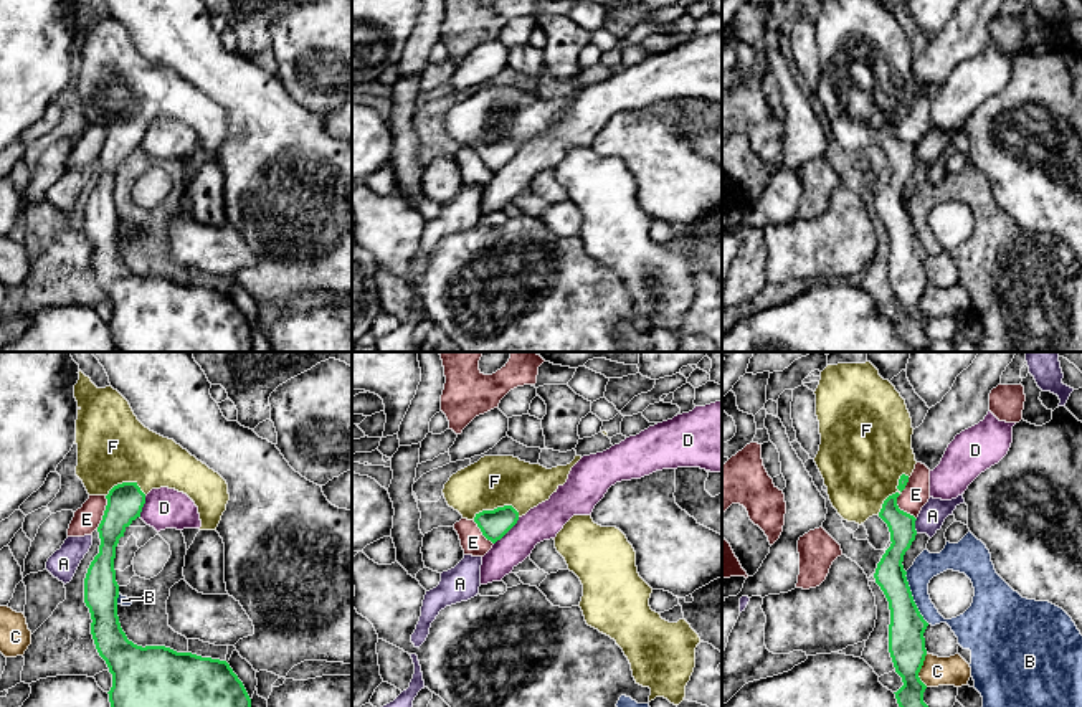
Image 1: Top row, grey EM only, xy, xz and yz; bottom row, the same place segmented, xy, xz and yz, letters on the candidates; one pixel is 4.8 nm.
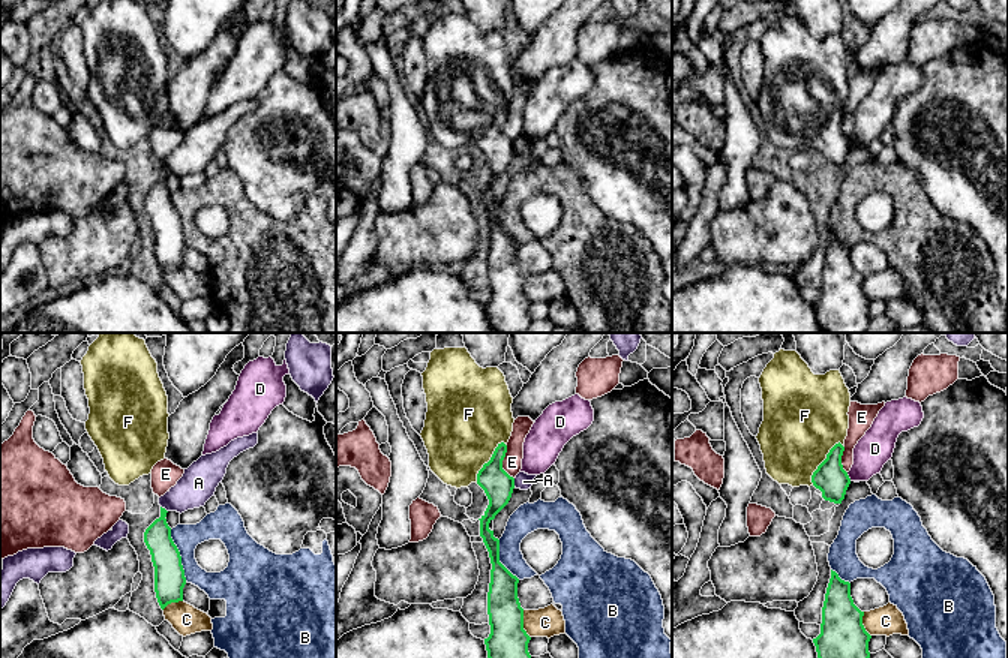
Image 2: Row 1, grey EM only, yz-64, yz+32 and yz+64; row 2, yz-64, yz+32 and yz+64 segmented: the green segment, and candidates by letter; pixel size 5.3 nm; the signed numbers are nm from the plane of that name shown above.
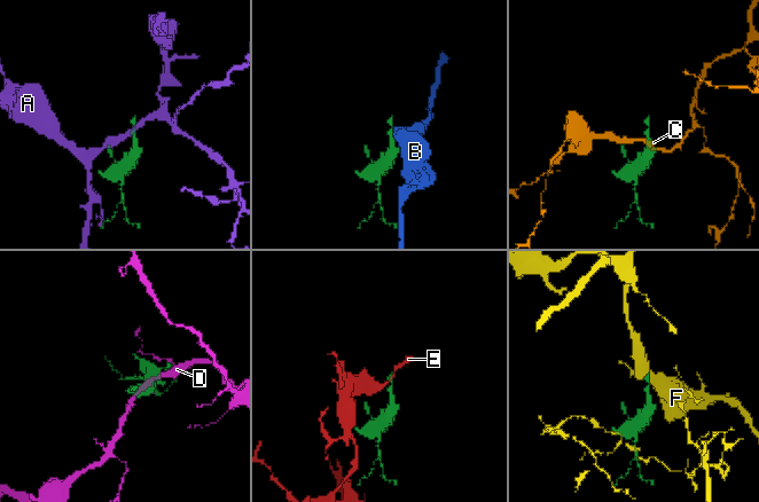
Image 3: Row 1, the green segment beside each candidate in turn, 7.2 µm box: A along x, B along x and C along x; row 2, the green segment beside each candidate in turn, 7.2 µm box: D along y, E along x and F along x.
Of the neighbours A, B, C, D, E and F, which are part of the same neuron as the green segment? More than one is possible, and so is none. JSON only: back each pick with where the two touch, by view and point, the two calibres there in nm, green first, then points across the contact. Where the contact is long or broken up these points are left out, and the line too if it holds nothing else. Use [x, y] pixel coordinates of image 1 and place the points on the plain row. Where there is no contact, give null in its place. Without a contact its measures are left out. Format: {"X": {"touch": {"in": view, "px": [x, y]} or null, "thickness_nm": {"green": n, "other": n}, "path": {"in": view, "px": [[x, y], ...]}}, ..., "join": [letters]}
{"F": {"touch": {"in": "yz", "px": [896, 123]}, "thickness_nm": {"green": 130, "other": 420}, "path": {"in": "yz", "px": [[901, 154], [892, 146], [896, 123], [863, 83]]}}, "join": ["F"]}

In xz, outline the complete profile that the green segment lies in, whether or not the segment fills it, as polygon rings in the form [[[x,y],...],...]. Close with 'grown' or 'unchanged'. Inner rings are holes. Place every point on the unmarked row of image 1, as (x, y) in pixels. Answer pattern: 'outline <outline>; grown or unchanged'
outline [[[484,86],[453,104],[443,124],[449,137],[474,150],[496,173],[522,145],[548,130],[580,89],[575,86],[567,96],[547,99],[514,86]]]; grown

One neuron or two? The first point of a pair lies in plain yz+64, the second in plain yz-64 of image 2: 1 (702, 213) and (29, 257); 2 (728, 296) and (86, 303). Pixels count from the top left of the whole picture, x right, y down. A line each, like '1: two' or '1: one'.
1: one
2: one

